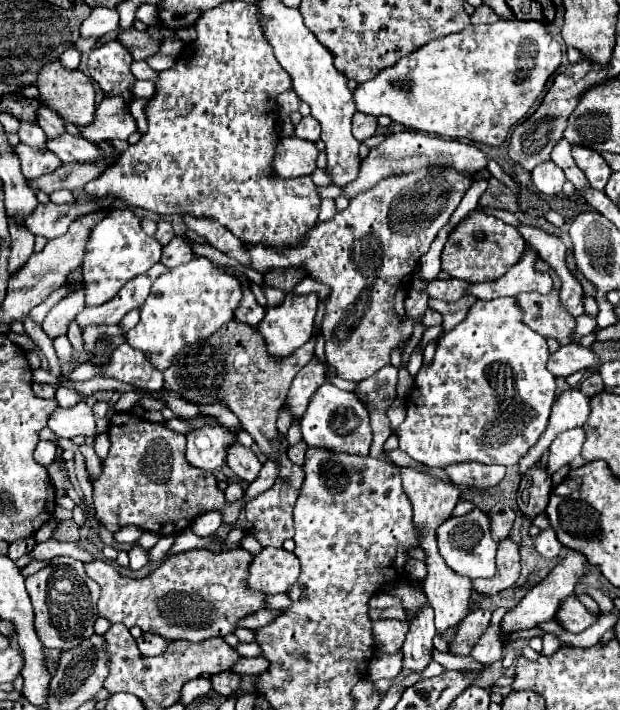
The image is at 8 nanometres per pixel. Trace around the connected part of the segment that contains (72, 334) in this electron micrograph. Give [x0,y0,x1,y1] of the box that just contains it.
[67,321,81,353]

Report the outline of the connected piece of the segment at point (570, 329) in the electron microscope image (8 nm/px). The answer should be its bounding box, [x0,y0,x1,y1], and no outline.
[515,257,575,345]

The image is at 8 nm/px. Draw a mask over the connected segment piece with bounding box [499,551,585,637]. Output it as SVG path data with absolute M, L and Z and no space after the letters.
M569 551L567 557L561 559L561 561L563 561L563 563L559 563L537 587L533 587L533 589L523 597L521 603L517 603L511 611L505 613L505 617L501 619L501 627L499 627L499 631L501 631L503 637L507 637L509 633L515 633L515 631L531 629L531 627L535 627L535 625L539 625L539 623L543 623L543 621L553 619L555 611L559 609L559 603L561 603L565 597L573 595L575 585L581 581L581 573L583 573L583 569L585 569L585 559L579 557L579 553Z

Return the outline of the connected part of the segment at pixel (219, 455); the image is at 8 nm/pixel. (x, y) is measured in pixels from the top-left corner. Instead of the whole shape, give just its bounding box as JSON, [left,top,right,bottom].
[185,427,237,471]

